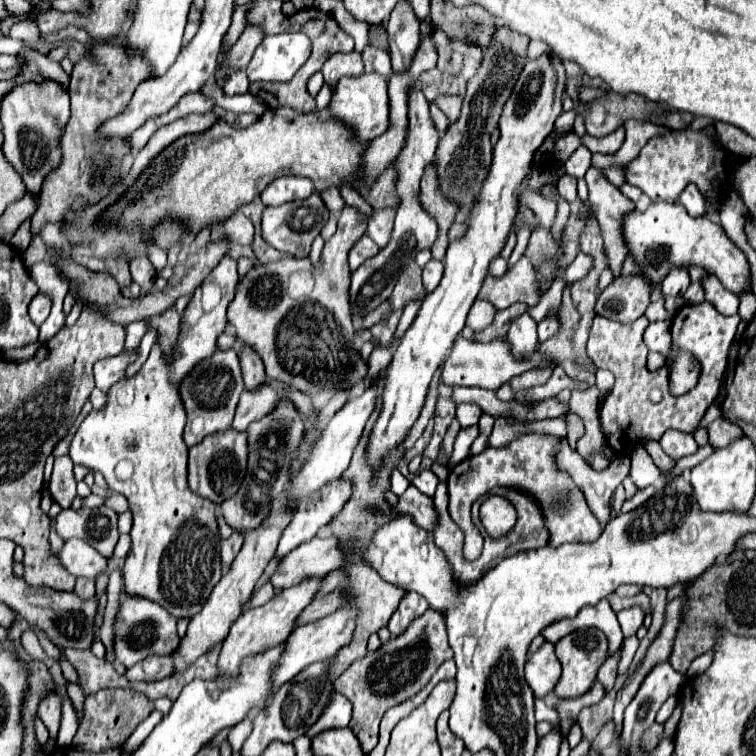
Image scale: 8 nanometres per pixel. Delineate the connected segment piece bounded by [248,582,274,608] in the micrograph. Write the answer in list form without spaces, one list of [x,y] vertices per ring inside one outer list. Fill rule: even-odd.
[[[268,582],[264,584],[258,592],[254,592],[254,594],[252,594],[252,600],[248,602],[248,608],[262,606],[262,604],[266,604],[268,600],[272,600],[272,596],[274,596],[274,586]]]

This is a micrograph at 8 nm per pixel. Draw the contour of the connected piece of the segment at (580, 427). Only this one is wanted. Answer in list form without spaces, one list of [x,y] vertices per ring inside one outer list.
[[[573,412],[564,415],[563,418],[567,421],[567,438],[572,449],[576,450],[577,440],[584,435],[585,428],[581,419]]]

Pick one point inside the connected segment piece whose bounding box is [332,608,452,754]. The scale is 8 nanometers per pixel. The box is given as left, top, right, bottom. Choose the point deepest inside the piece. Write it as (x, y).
(399, 669)

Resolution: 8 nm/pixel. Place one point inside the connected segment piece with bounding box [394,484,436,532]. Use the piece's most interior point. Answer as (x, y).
(413, 502)

